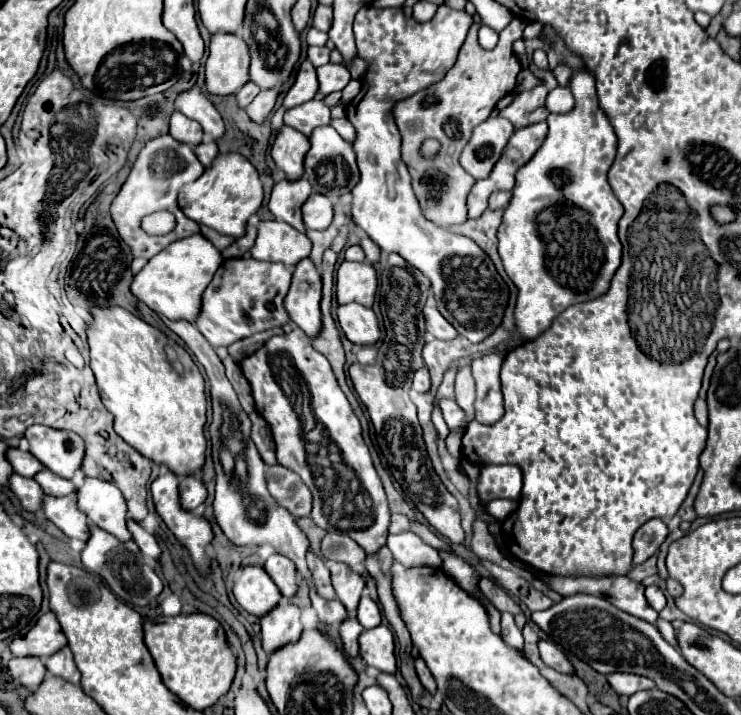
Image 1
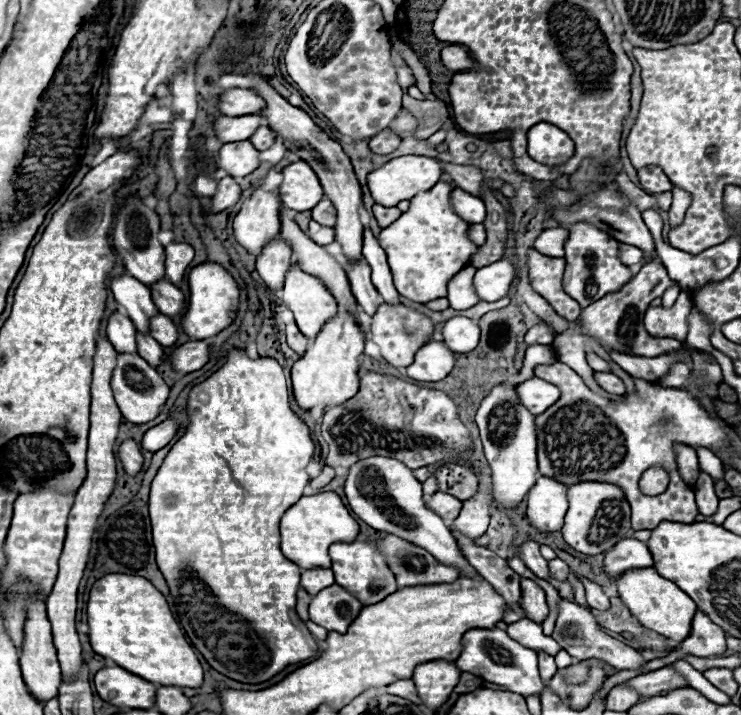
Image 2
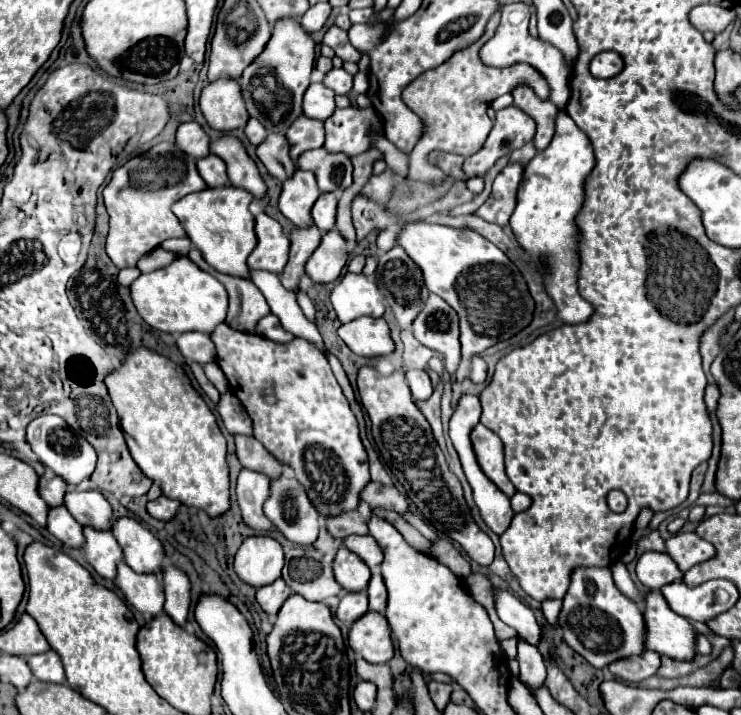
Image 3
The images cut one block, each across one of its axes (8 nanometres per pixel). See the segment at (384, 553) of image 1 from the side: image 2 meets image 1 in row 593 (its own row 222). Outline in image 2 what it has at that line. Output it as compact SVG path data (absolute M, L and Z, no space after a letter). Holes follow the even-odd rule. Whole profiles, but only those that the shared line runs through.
M374 204L372 212L374 212L374 218L378 220L380 228L386 228L388 224L392 224L402 214L398 208L382 208L380 204Z

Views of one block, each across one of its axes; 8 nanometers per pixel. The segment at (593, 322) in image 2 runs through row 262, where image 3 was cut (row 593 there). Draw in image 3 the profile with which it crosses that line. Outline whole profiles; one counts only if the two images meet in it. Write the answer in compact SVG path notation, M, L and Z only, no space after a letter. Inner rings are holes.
M648 592L646 598L646 642L644 648L666 654L674 660L692 660L696 650L696 632L686 618L678 616L660 592Z

